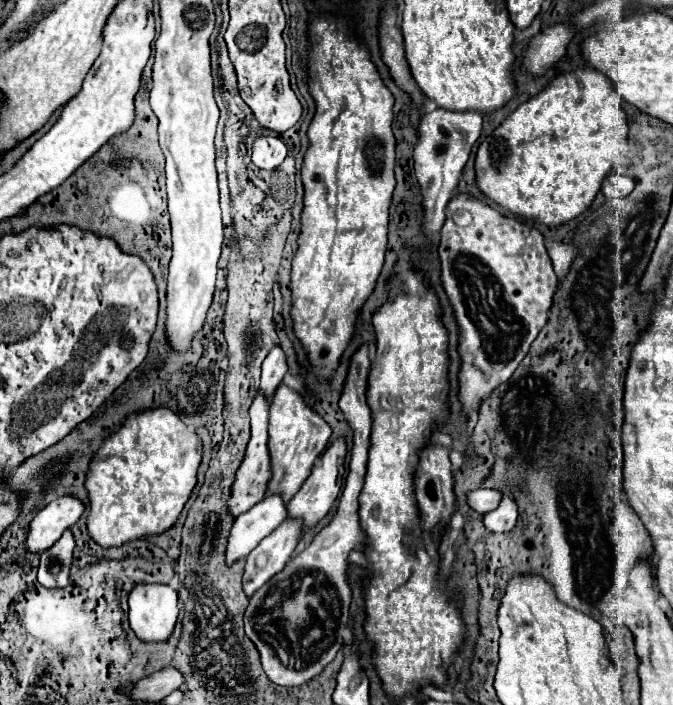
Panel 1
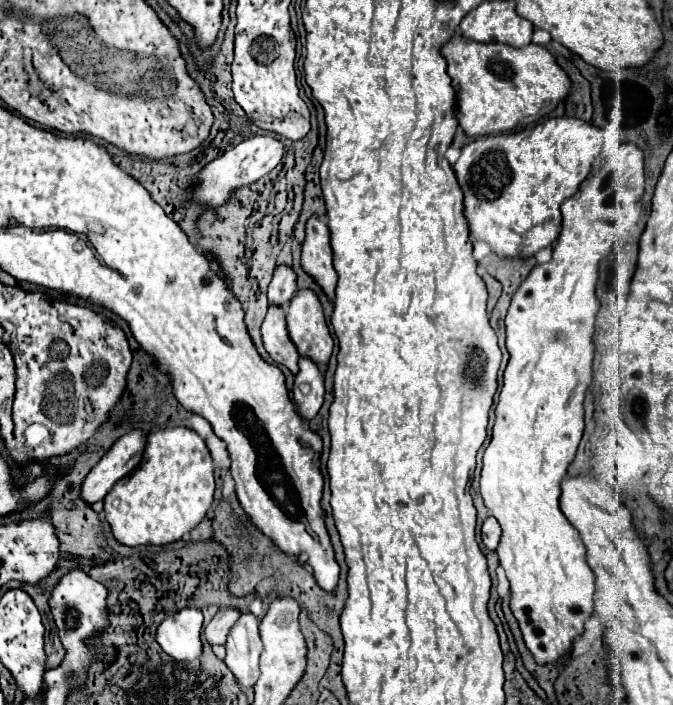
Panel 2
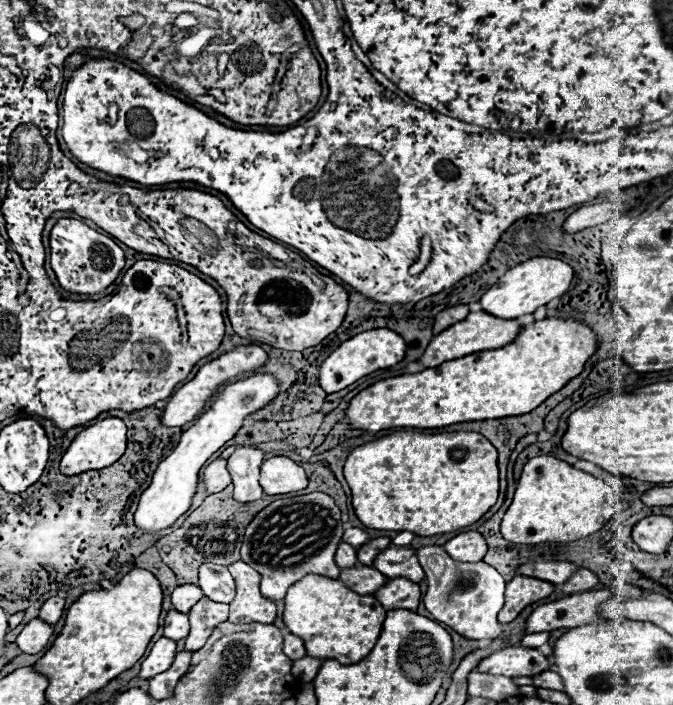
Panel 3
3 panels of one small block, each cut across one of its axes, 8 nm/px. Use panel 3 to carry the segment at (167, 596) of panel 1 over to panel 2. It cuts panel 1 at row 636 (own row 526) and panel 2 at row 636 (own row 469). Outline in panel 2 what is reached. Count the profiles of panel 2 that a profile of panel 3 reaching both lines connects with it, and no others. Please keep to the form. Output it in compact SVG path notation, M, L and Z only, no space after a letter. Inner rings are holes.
M184 608L164 620L156 632L156 640L166 654L176 660L190 662L202 656L202 612L198 608Z

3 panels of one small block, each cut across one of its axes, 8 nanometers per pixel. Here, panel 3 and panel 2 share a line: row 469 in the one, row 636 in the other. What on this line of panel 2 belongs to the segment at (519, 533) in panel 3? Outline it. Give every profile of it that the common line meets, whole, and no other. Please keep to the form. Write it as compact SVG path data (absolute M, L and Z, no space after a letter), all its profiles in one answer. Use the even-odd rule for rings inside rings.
M624 142L622 146L618 146L618 150L614 152L614 158L606 158L602 162L602 168L596 168L588 174L588 178L580 184L580 190L568 198L562 204L562 232L556 240L554 246L554 254L552 260L546 264L536 264L530 274L522 280L522 284L518 286L516 294L512 296L512 304L508 308L506 314L506 348L510 354L508 366L504 370L504 386L500 392L500 402L496 406L496 422L494 422L494 430L492 430L492 440L490 446L484 452L484 466L482 466L482 478L480 478L480 492L484 498L486 508L490 510L490 514L502 524L502 546L498 550L498 556L502 560L502 566L506 570L506 576L510 580L510 588L512 588L512 612L520 624L520 630L524 634L524 642L530 648L530 652L534 654L538 664L548 664L558 660L566 650L572 648L574 638L584 630L584 622L590 618L592 614L592 594L594 594L594 574L586 562L586 548L580 540L580 534L576 532L576 528L566 520L566 516L560 512L558 508L558 498L560 498L560 482L562 476L566 476L566 470L570 466L570 462L574 460L578 442L582 438L582 430L584 430L584 396L586 390L590 386L592 380L592 358L594 358L594 344L592 344L592 336L594 336L594 322L596 322L596 314L600 310L600 300L596 296L596 282L598 282L598 266L600 262L612 252L614 244L620 238L626 238L632 230L632 226L638 226L640 220L640 210L638 210L638 202L644 194L644 154L642 150L632 144L632 142Z

